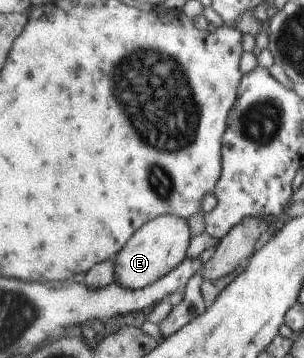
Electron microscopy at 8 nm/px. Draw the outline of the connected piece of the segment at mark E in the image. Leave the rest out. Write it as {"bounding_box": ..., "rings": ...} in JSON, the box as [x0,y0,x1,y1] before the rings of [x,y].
{"bounding_box":[115,214,192,290],"rings":[[[163,214],[139,228],[129,243],[115,258],[115,280],[132,290],[143,289],[172,272],[189,256],[192,234],[187,218],[177,214]]]}

